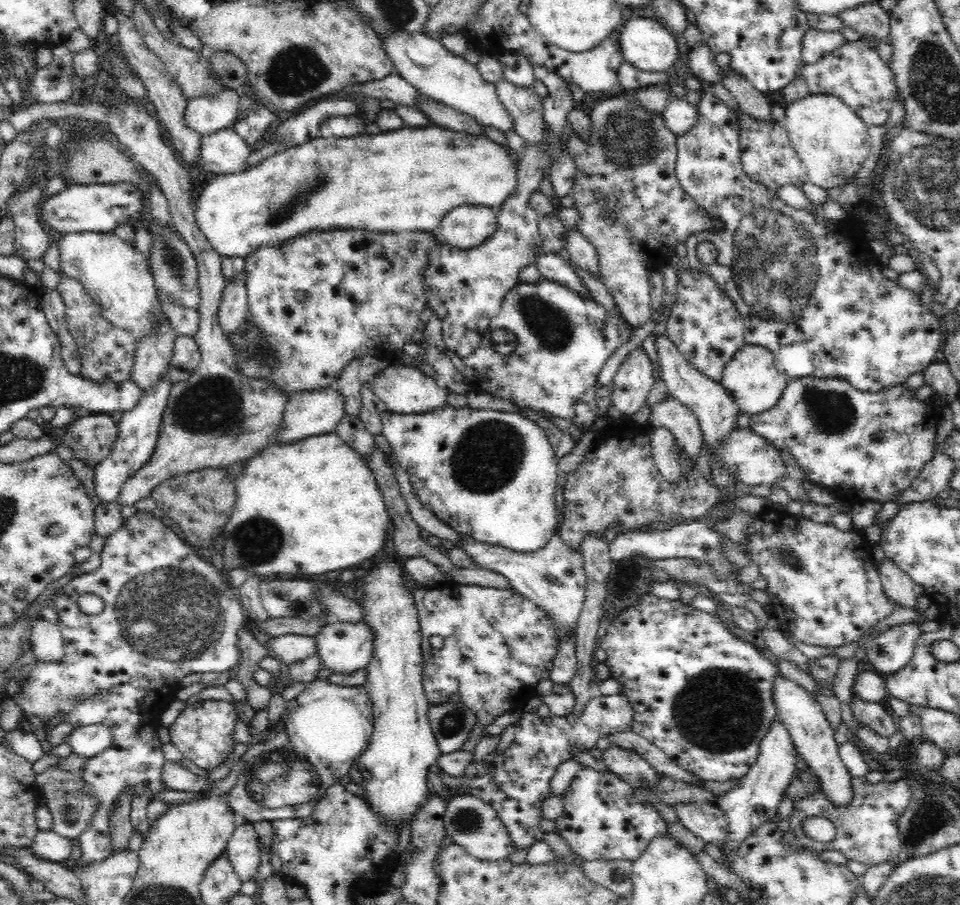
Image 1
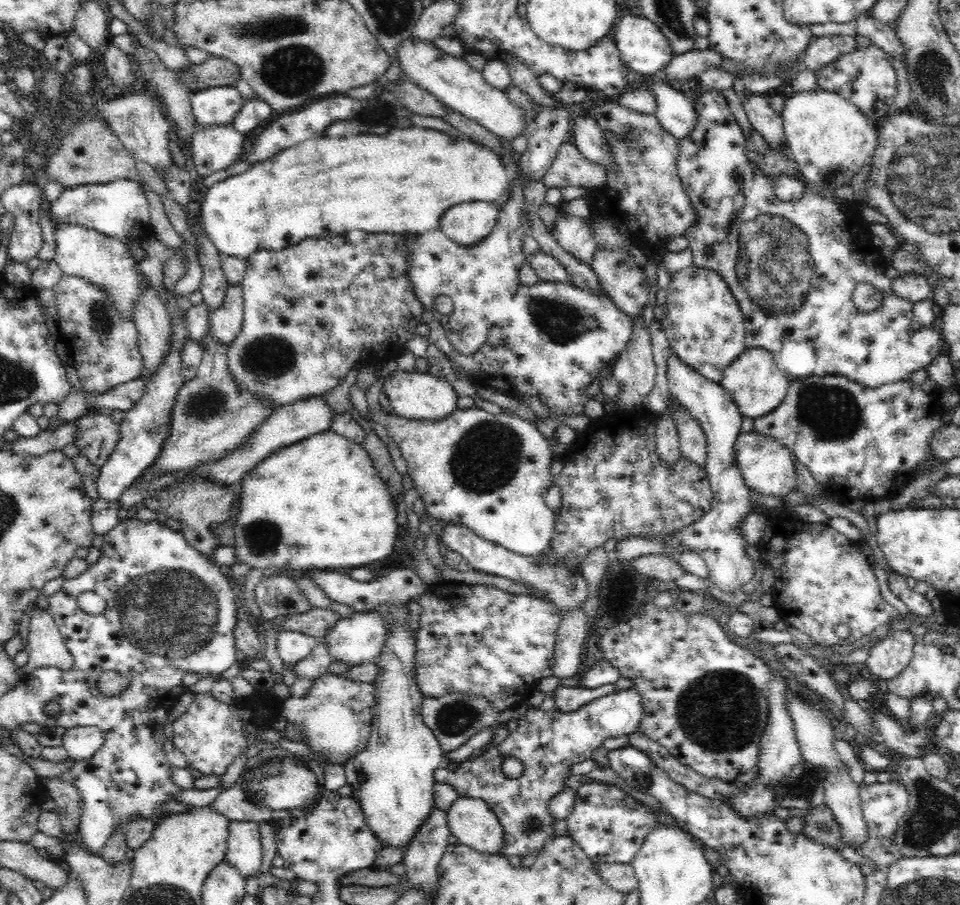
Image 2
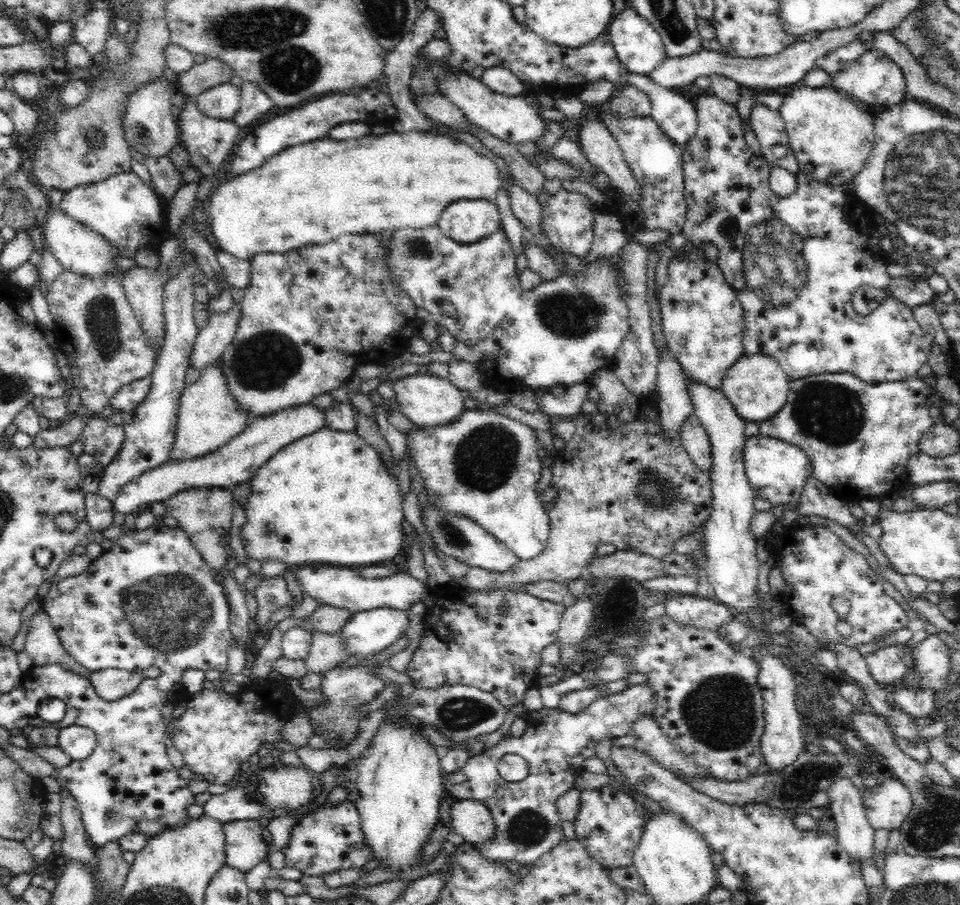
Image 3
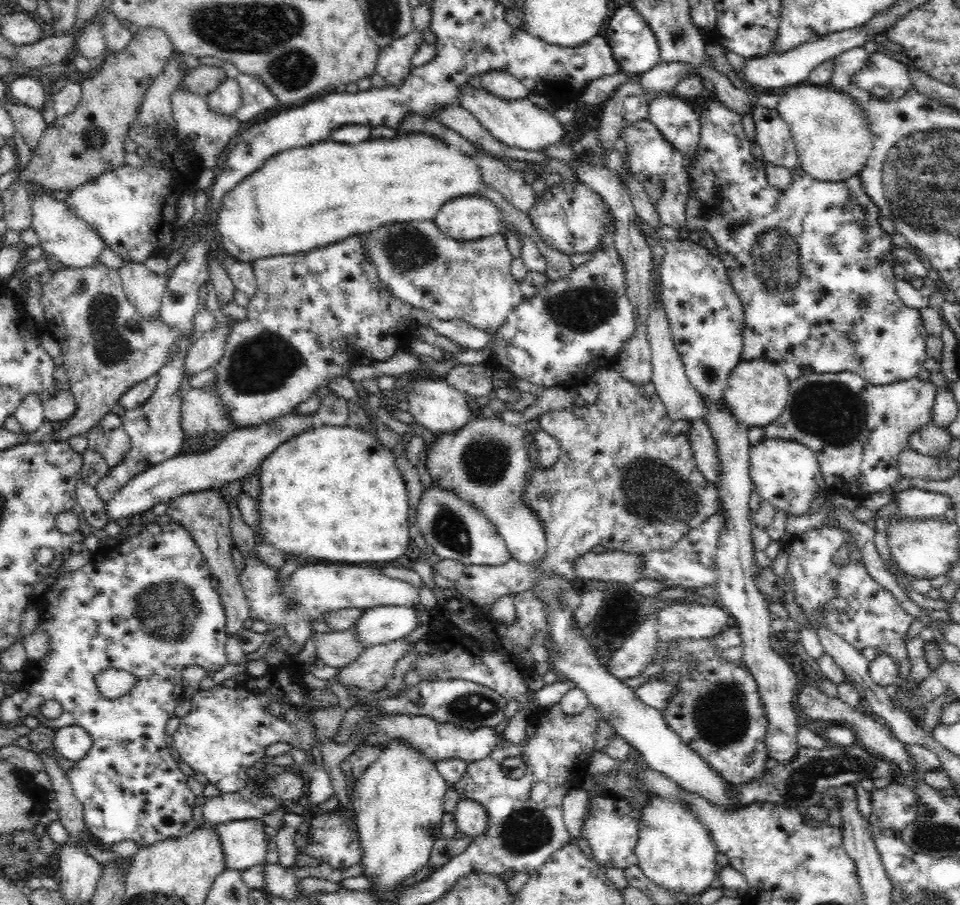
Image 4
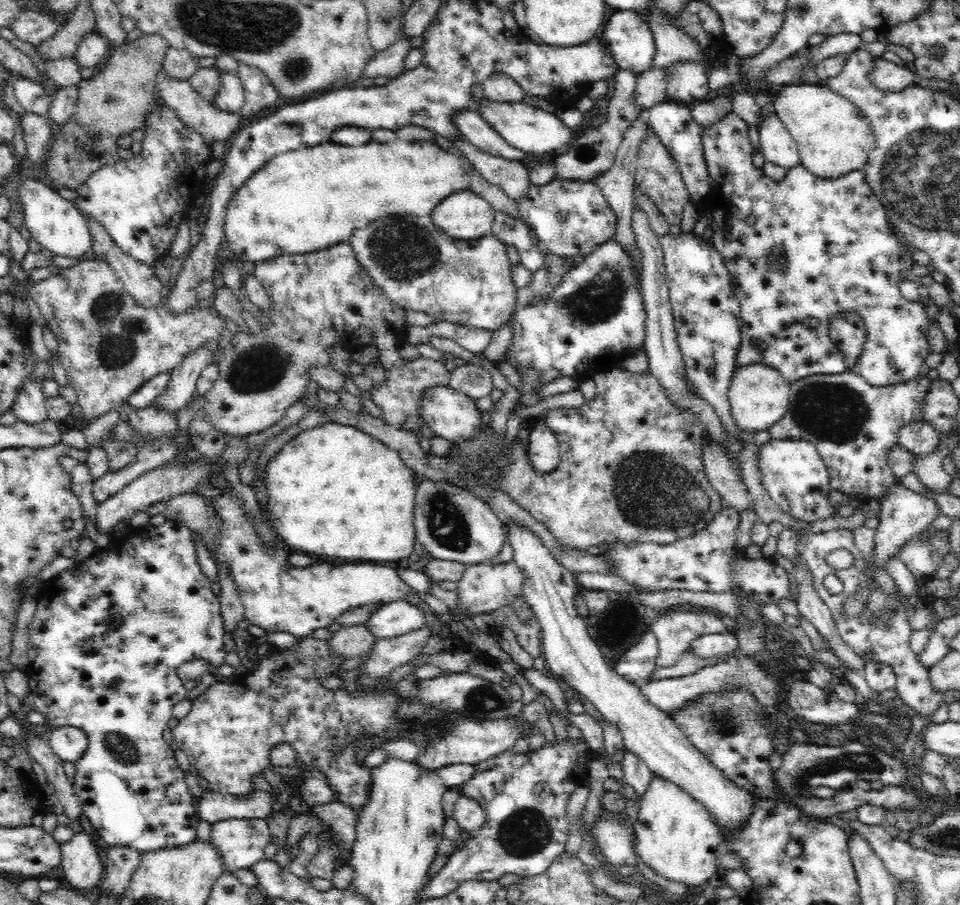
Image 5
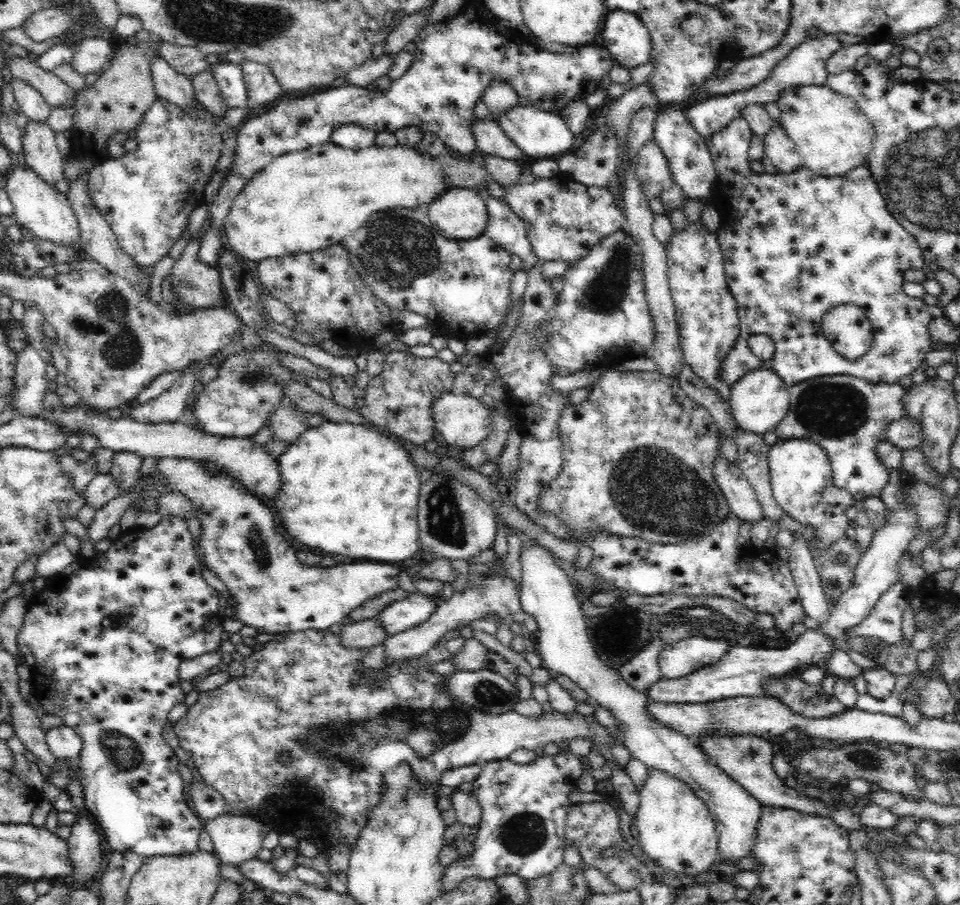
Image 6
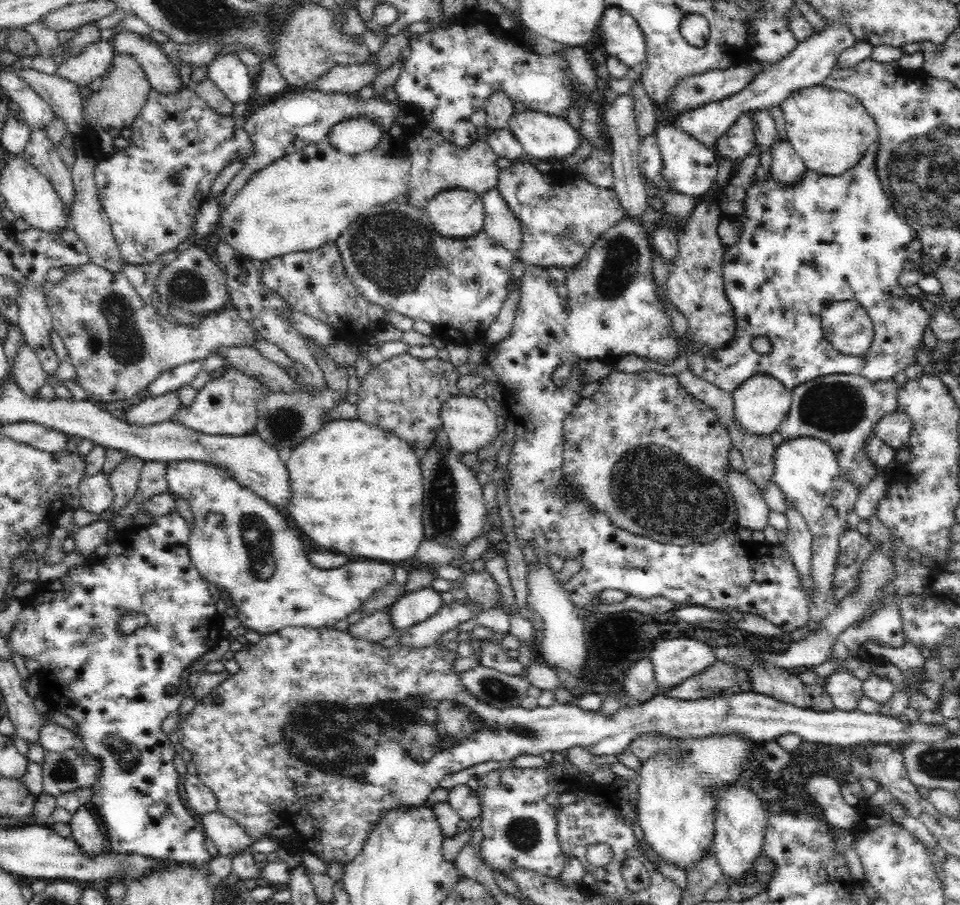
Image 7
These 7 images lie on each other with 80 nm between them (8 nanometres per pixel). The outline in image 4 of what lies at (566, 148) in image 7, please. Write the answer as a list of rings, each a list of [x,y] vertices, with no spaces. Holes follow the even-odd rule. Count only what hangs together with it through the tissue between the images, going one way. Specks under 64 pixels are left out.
[[[469,82],[459,89],[459,95],[459,106],[472,113],[492,137],[510,148],[539,151],[566,135],[562,124],[552,115],[552,111],[535,106],[527,98],[514,101],[497,98],[483,86],[476,88]]]

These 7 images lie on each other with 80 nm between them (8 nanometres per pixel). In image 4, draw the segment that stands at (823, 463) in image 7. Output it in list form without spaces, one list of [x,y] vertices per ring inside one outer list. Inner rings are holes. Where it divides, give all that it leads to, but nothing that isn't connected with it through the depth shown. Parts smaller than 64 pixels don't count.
[[[763,437],[760,443],[751,446],[748,454],[749,475],[753,492],[768,501],[772,506],[790,515],[810,513],[812,496],[826,490],[816,455],[810,448],[796,441],[768,439]]]

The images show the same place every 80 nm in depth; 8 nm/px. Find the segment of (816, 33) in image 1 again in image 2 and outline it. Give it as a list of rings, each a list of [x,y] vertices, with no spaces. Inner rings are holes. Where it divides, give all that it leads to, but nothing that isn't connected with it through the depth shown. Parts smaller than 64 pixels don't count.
[[[812,34],[803,52],[804,58],[801,58],[802,66],[810,70],[818,70],[830,64],[832,60],[837,60],[840,56],[856,50],[856,46],[856,42],[850,35],[815,36]]]

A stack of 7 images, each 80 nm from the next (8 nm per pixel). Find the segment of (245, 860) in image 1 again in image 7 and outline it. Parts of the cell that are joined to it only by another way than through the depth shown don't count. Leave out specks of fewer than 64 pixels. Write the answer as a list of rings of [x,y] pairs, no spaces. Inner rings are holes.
[[[220,812],[204,814],[197,818],[203,825],[205,835],[210,836],[216,845],[219,855],[232,860],[234,856],[244,852],[251,851],[251,854],[254,854],[252,846],[256,840],[252,839],[232,818]]]

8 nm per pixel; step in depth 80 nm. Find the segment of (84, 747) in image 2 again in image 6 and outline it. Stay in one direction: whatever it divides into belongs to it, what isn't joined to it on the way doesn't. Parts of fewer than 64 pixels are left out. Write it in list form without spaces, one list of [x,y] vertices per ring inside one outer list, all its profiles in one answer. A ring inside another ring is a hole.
[[[60,725],[45,732],[51,753],[60,761],[78,761],[83,747],[80,734],[71,726]]]

